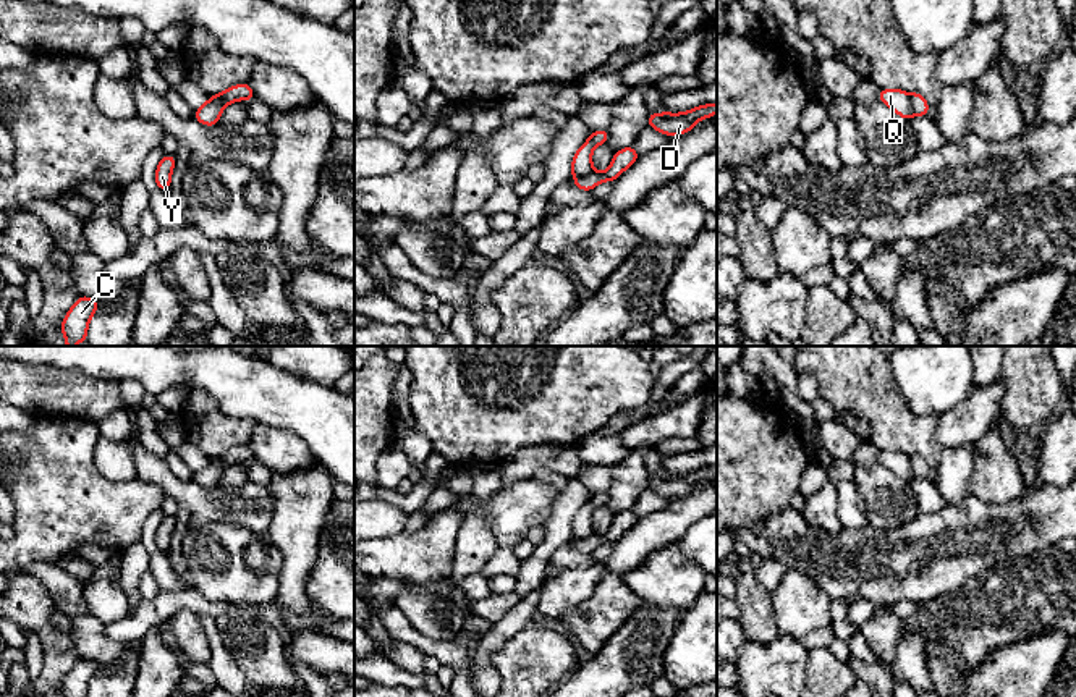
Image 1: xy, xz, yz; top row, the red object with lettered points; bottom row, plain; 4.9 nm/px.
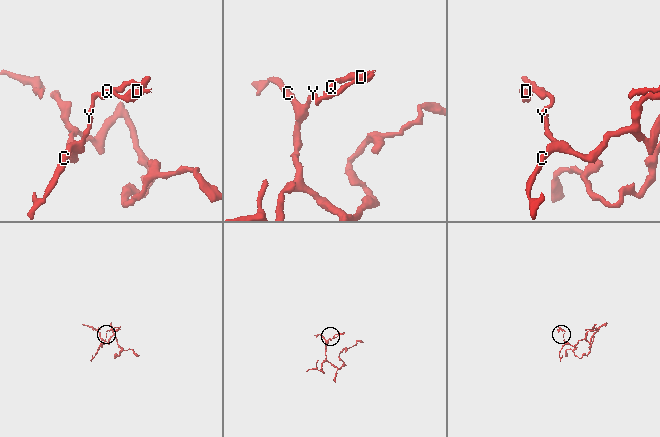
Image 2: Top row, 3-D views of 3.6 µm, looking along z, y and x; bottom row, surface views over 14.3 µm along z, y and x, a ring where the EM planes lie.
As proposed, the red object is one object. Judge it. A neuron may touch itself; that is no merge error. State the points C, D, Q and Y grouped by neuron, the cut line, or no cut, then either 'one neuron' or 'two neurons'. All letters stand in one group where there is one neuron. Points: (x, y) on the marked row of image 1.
C Y / D Q | yz (908, 94), (915, 114) | two neurons

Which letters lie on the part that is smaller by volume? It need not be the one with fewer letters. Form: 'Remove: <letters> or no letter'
Remove: D, Q

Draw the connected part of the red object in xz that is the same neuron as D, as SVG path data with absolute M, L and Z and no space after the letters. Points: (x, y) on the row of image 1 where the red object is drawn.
M717 103L699 105L697 108L691 108L684 113L654 113L650 112L647 126L660 131L667 136L680 136L689 133L694 125L704 118L710 118L717 113Z

